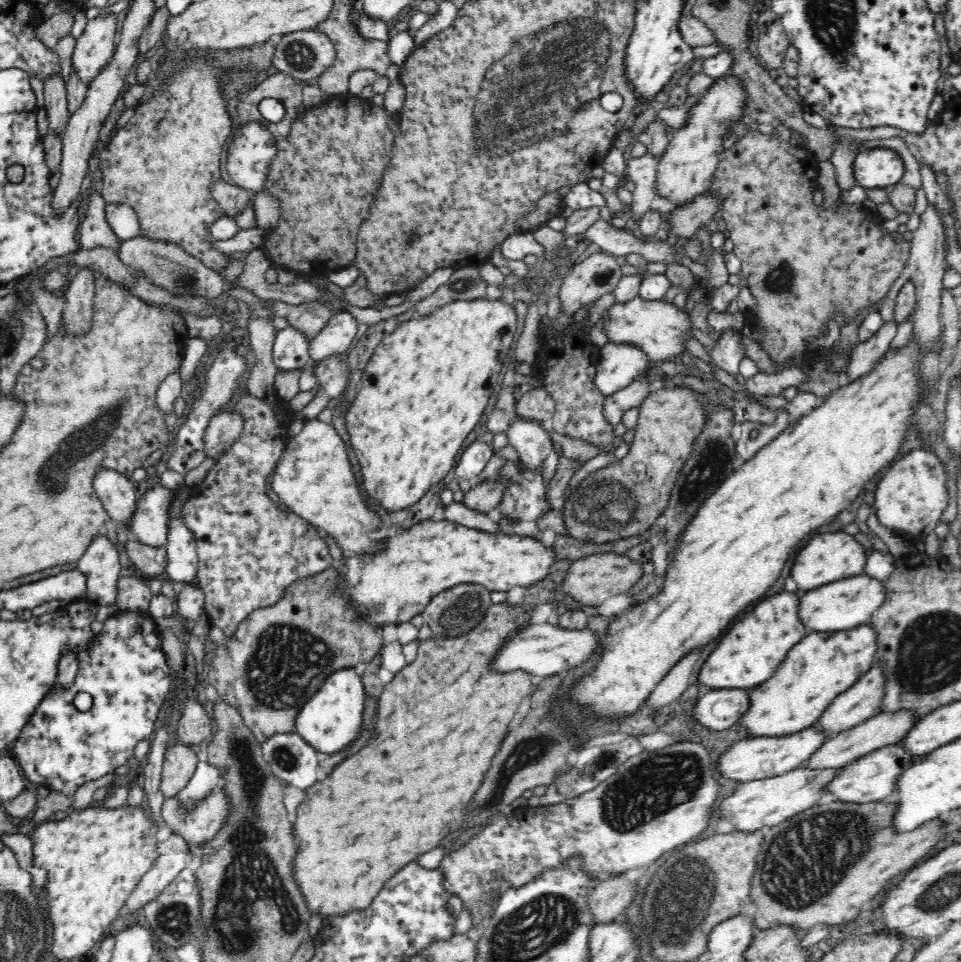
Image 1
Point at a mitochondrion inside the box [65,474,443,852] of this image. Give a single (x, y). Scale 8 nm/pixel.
(287, 660)

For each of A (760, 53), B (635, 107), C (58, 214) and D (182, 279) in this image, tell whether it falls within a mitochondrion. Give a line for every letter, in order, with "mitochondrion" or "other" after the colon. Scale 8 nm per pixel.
A: other
B: other
C: other
D: mitochondrion

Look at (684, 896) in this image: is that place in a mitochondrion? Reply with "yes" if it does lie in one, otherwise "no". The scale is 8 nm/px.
yes

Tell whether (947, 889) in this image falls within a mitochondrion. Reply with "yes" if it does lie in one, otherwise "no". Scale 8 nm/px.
yes

